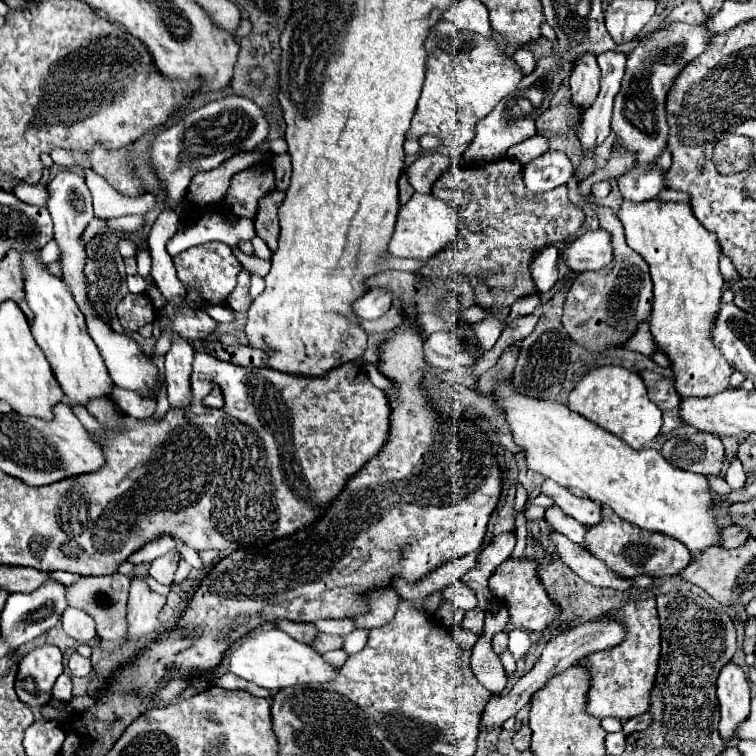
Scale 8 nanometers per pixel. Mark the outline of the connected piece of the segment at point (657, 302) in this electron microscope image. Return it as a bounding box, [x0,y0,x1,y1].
[618,199,734,397]

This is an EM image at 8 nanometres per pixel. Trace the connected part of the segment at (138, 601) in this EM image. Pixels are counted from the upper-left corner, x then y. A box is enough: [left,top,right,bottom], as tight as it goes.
[126,577,166,641]

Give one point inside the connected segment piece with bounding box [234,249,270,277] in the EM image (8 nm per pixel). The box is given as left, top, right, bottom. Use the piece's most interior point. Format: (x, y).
(255, 264)

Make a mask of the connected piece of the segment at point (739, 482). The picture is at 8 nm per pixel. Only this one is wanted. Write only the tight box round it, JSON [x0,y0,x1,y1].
[726,459,746,489]

